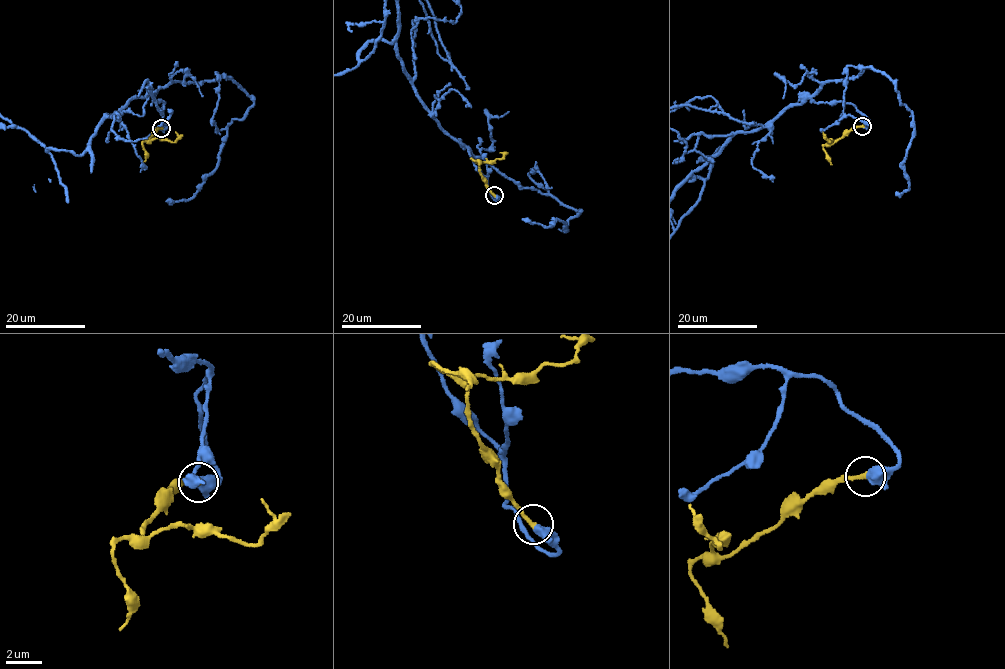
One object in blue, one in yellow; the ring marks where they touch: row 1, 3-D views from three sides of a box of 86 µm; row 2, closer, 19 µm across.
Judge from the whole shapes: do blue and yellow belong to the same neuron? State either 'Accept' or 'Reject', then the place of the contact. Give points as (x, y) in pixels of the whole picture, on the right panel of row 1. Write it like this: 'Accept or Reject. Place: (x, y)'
Accept. Place: (862, 126)

